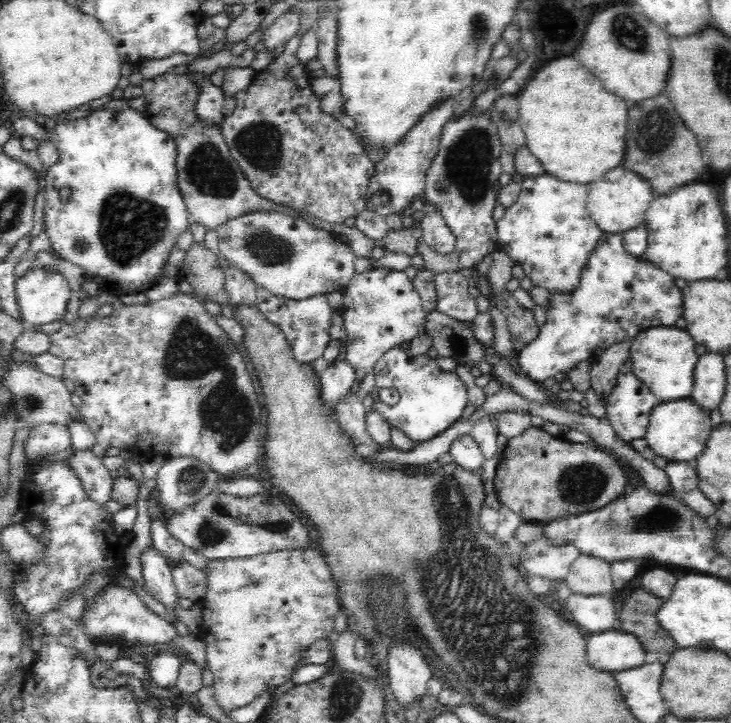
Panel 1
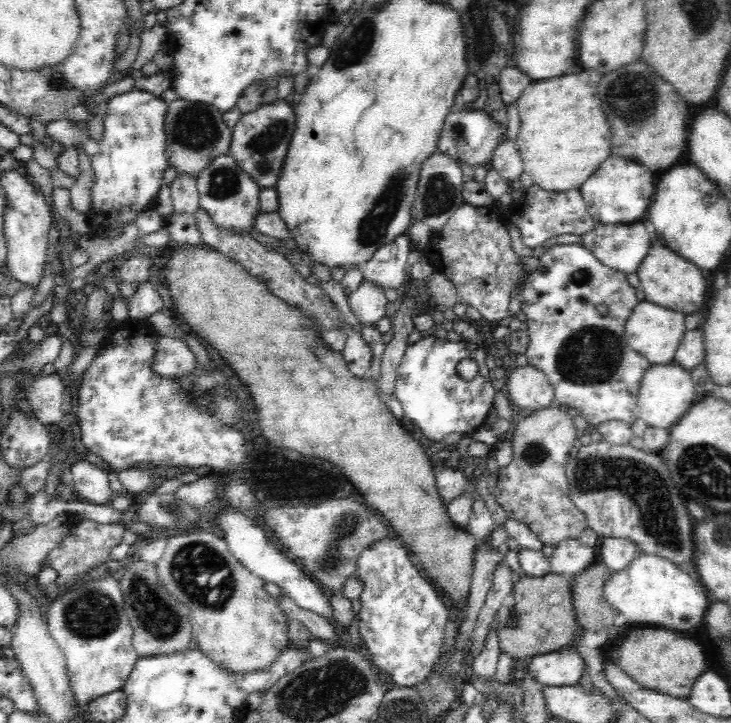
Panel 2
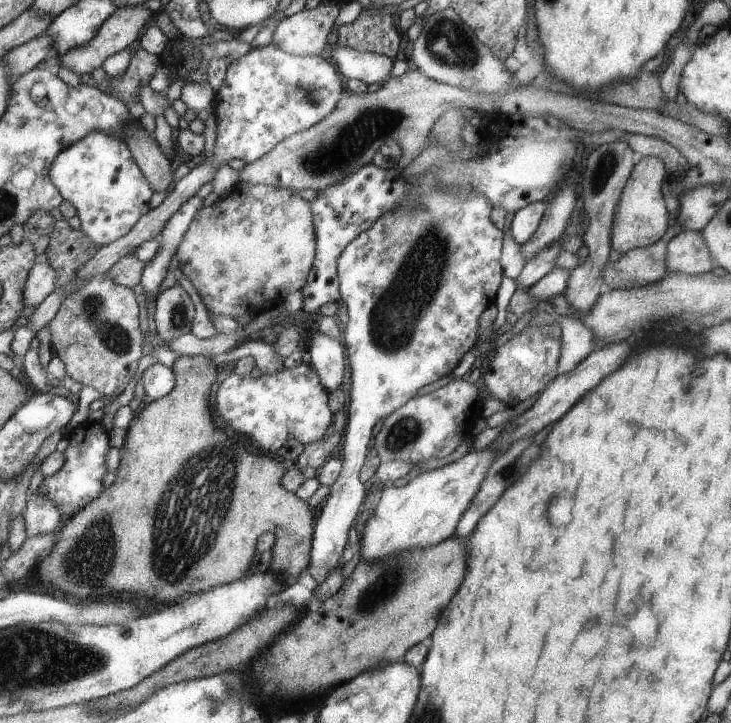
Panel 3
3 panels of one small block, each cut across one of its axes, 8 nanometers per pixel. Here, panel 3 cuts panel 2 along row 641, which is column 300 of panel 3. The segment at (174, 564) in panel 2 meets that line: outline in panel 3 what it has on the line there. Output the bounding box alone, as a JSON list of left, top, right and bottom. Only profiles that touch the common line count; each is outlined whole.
[175,184,315,319]

